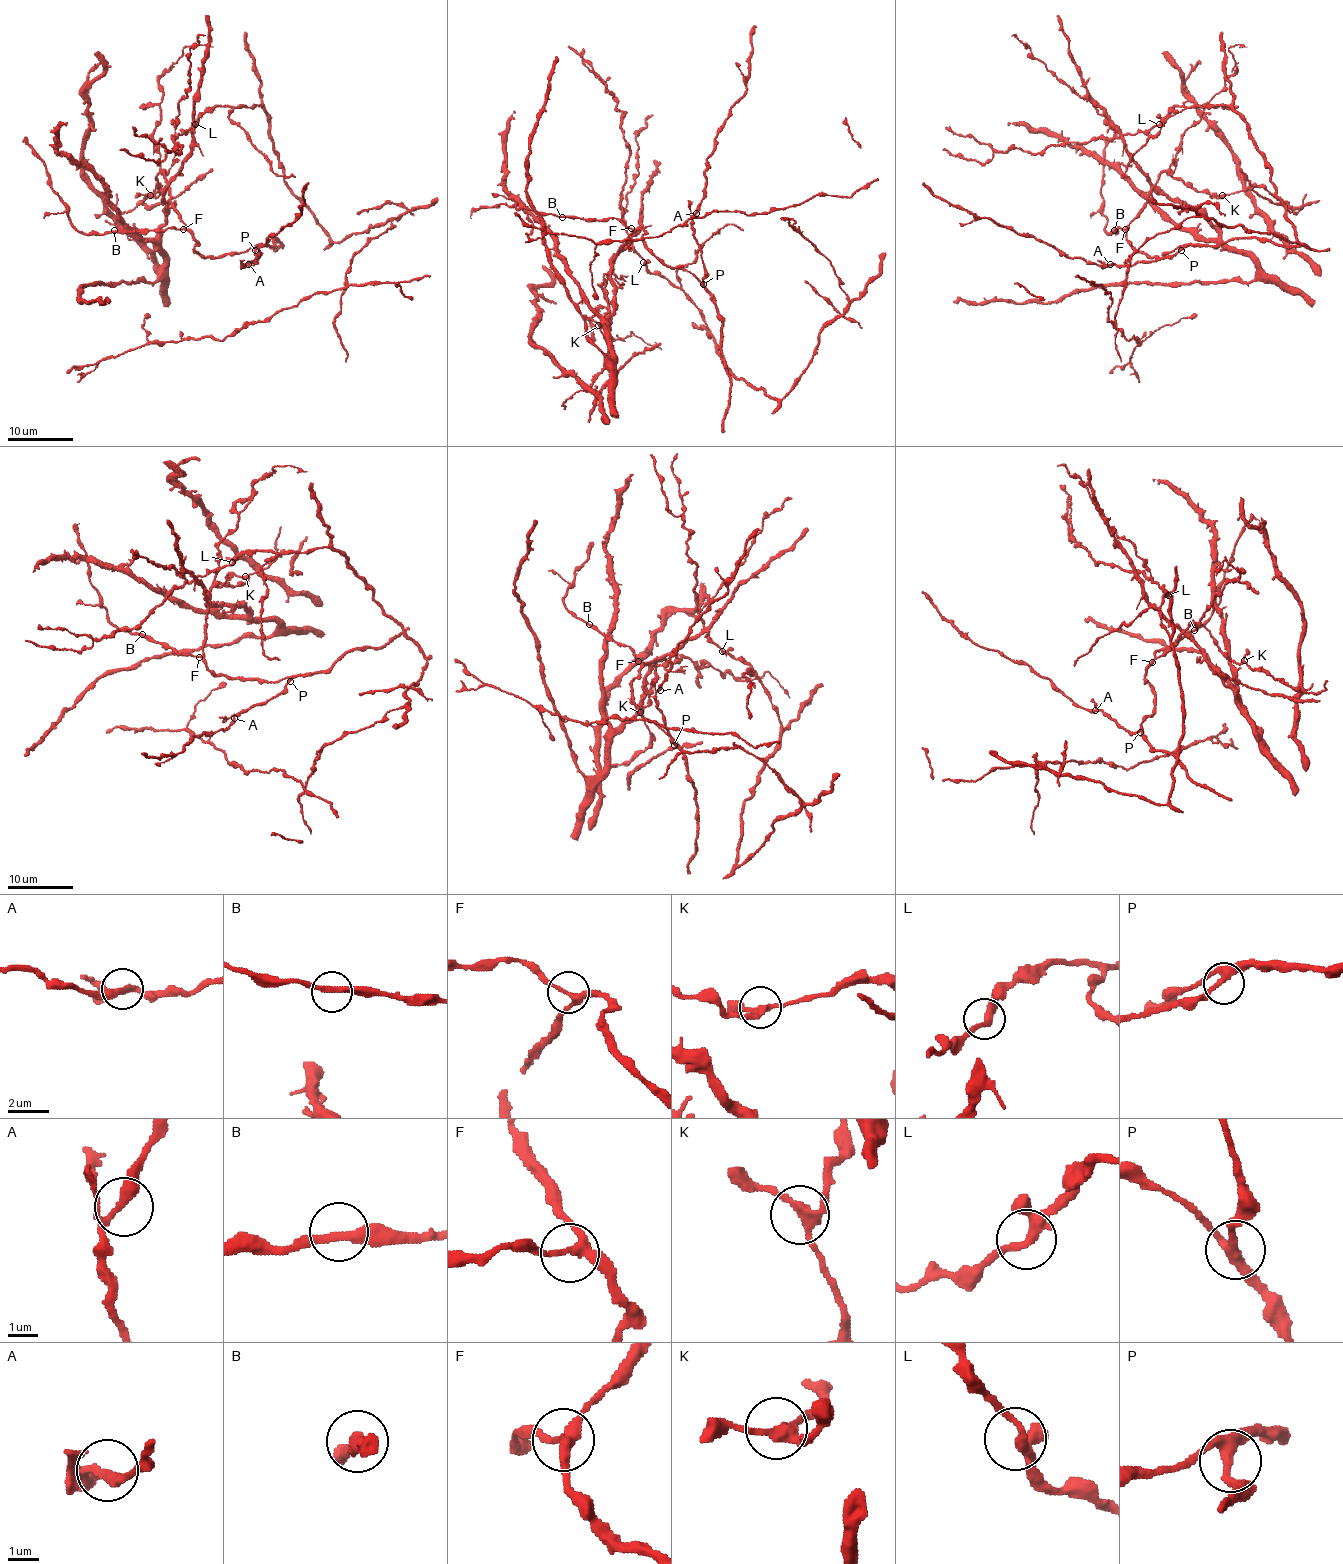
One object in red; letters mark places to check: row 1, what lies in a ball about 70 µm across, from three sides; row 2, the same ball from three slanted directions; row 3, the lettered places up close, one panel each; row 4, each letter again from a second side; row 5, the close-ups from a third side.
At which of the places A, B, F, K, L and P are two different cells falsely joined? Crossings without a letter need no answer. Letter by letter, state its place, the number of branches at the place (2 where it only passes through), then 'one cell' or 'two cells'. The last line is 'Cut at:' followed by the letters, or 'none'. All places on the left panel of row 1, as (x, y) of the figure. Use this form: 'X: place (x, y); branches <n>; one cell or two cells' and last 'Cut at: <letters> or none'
A: place (248, 264); branches 3; one cell
B: place (114, 230); branches 2; one cell
F: place (183, 229); branches 3; one cell
K: place (150, 195); branches 3; one cell
L: place (195, 124); branches 3; one cell
P: place (255, 250); branches 3; one cell
Cut at: none

